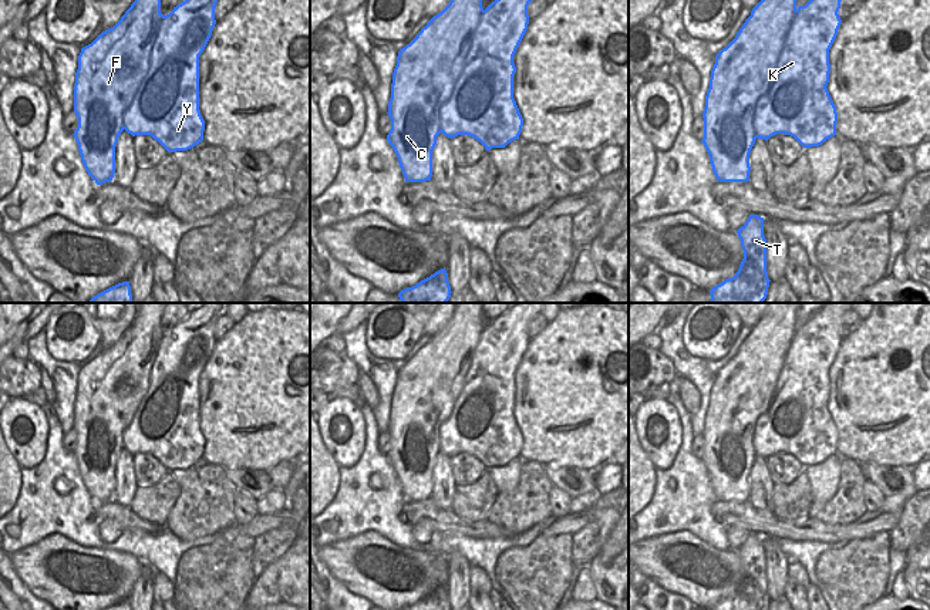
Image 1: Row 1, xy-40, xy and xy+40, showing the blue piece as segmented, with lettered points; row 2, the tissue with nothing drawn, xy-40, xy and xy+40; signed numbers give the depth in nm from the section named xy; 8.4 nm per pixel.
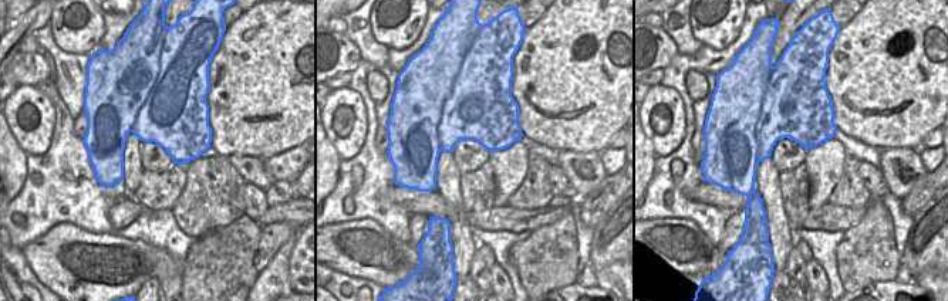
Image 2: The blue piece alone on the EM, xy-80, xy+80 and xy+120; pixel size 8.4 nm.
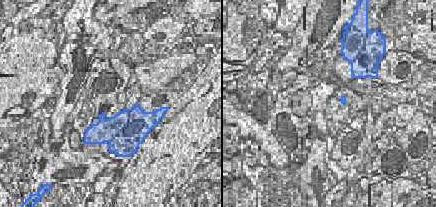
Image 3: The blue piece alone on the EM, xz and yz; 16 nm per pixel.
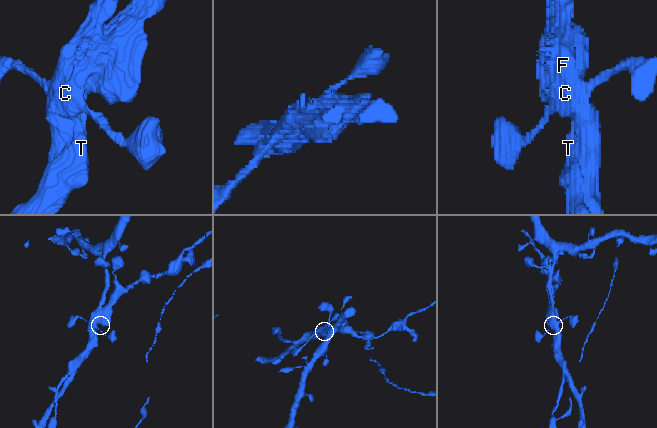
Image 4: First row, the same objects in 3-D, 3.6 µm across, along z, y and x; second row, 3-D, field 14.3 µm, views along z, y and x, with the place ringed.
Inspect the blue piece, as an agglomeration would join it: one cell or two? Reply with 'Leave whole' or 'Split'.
Split

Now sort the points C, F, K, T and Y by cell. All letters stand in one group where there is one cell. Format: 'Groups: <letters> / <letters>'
Groups: C F / K T Y

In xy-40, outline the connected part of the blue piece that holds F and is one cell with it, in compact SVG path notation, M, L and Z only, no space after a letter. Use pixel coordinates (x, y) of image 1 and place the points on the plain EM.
M137 303L137 317L121 338L81 367L74 402L74 431L78 445L74 456L85 489L97 503L111 501L115 492L115 465L124 449L124 434L148 394L151 371L164 333L161 319L171 303Z

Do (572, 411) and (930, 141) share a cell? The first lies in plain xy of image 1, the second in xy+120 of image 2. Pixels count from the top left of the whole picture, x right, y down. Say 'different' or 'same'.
different

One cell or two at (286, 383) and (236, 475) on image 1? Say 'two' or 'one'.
two

